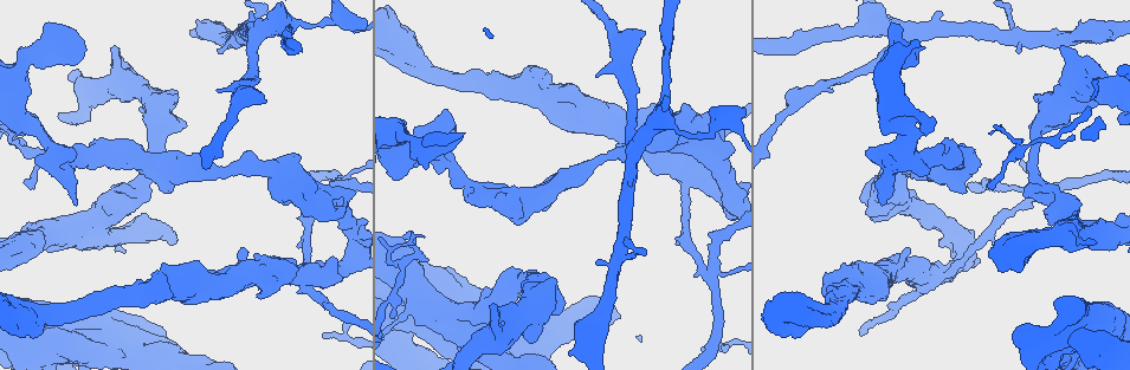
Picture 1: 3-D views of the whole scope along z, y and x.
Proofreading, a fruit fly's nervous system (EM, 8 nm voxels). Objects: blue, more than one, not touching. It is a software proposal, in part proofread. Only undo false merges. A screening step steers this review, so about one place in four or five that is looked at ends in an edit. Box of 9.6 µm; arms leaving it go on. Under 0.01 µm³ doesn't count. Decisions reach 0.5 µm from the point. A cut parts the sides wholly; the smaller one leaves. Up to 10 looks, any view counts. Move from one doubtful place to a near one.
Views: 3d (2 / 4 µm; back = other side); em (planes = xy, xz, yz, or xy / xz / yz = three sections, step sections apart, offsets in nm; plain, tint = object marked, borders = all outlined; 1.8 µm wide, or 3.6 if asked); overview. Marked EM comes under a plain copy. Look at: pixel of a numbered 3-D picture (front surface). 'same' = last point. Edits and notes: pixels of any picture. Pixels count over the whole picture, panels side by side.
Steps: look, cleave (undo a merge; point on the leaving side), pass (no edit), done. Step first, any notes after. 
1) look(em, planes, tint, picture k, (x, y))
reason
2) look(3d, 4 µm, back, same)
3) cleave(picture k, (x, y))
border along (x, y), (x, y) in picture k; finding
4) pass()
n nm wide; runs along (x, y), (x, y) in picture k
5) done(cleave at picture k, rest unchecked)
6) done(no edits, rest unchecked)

look(3d, 4 µm, picture 1, (1066, 228))
arms part here

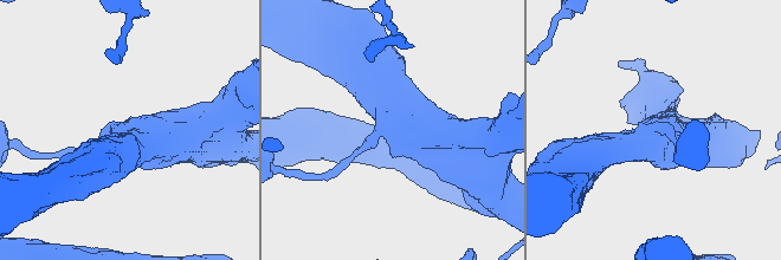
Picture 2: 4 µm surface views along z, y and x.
look(em, 3.6 µm, planes, tint, picture 2, (656, 131))
3 arms

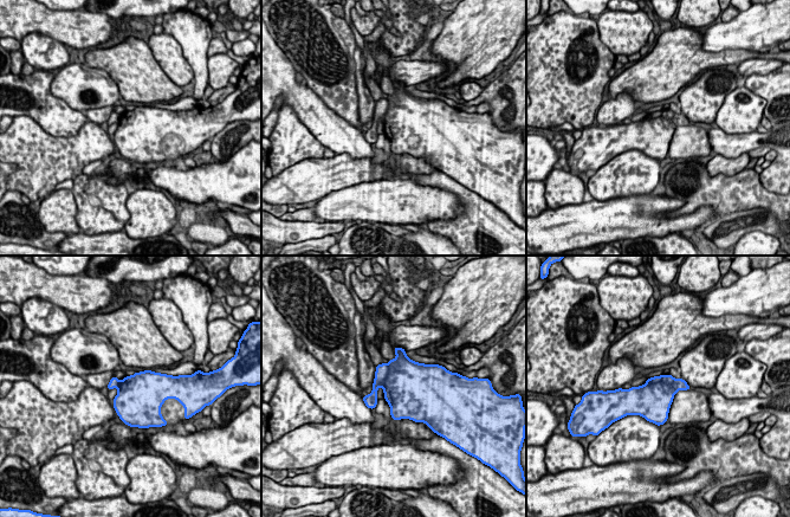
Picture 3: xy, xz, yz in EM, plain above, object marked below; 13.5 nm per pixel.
cleave(picture 3, (382, 369))
the part that leaves runs along (384, 367), (375, 386), (370, 405) in picture 3; two neurons meet here

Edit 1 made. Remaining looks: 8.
look(em, 3.6 µm, planes, tint, picture 1, (1089, 73))
sudden change in width

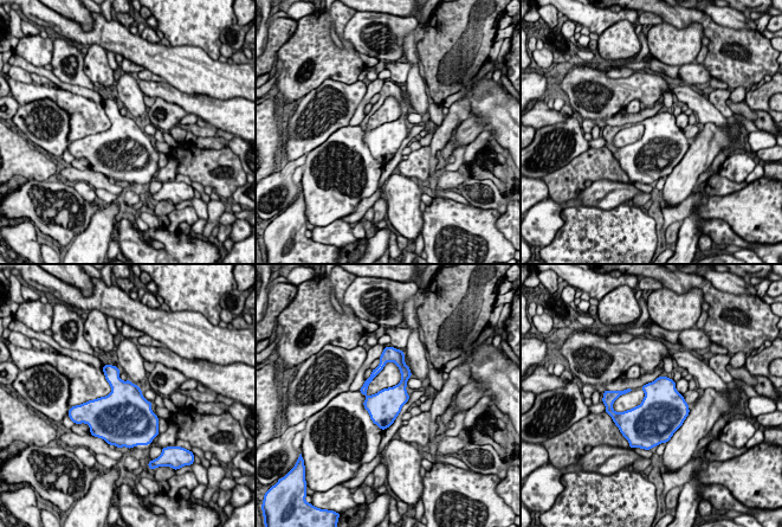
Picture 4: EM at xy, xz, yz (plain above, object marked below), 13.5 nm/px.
pass()
440 nm wide; one neuron here

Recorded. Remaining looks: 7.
look(3d, 4 µm, picture 1, (712, 132))
abrupt turn

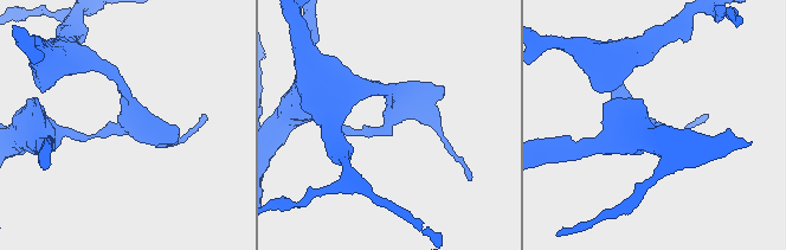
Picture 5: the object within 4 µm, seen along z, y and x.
look(em, planes, tint, picture 5, (390, 126))

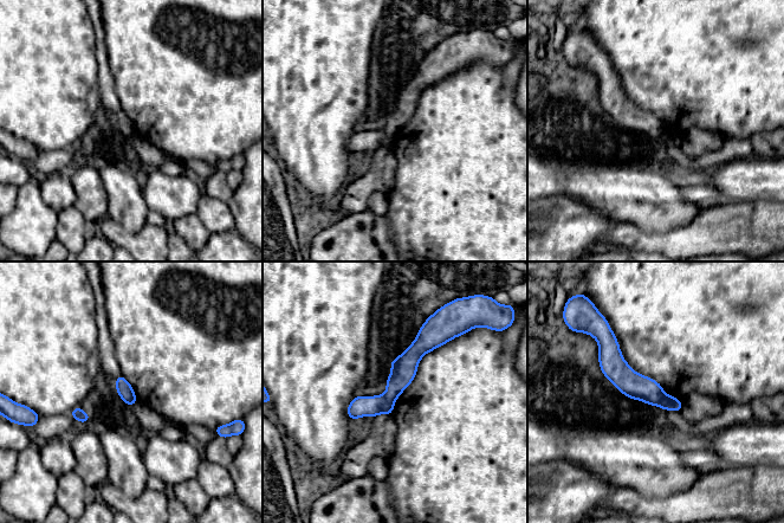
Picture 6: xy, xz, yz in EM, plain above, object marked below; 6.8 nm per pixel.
cleave(picture 6, (403, 368))
the part that leaves runs along (432, 334), (412, 355), (388, 395) in picture 6; a second neuron is stuck on

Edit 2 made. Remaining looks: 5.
look(overview)
redraw

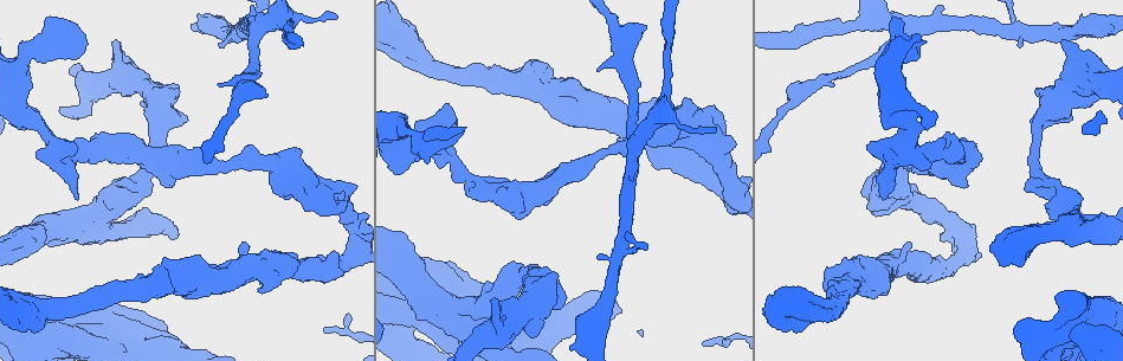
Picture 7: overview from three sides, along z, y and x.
look(3d, 4 µm, picture 7, (694, 137))

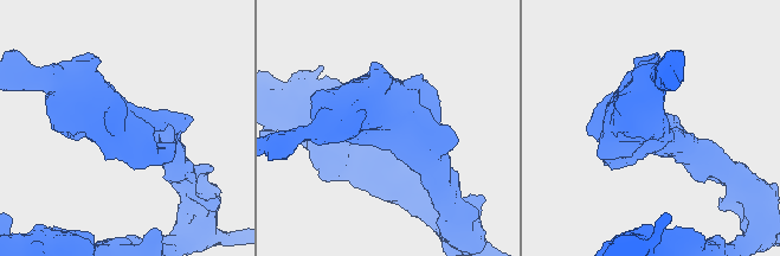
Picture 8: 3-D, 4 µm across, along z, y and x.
look(em, 3.6 µm, xz, step 16, tint, picture 8, (129, 130))

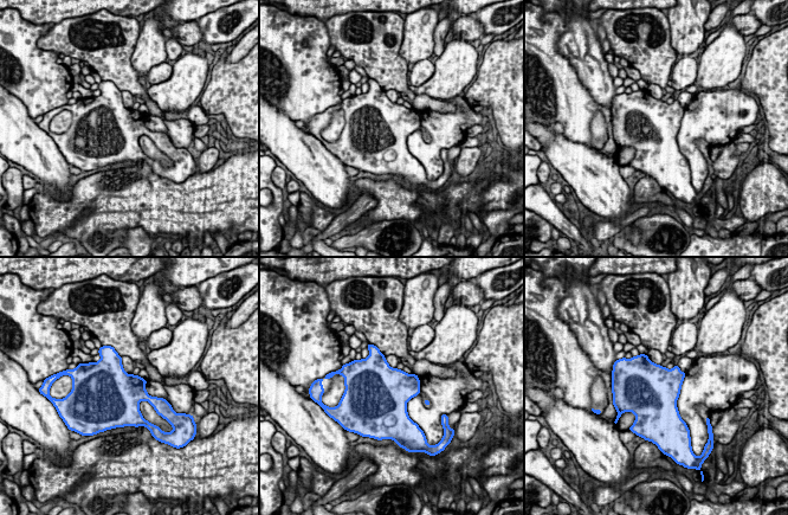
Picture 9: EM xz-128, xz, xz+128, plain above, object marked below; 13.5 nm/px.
look(em, 3.6 µm, planes, tint, same)

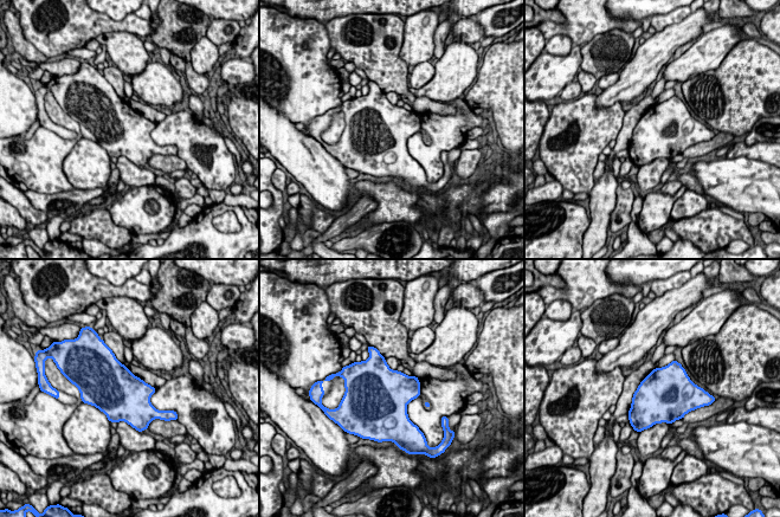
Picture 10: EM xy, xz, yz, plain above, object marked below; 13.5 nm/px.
pass()
all the same neuron

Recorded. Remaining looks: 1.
done(cleave at picture 3, cleave at picture 6, rest unchecked)

